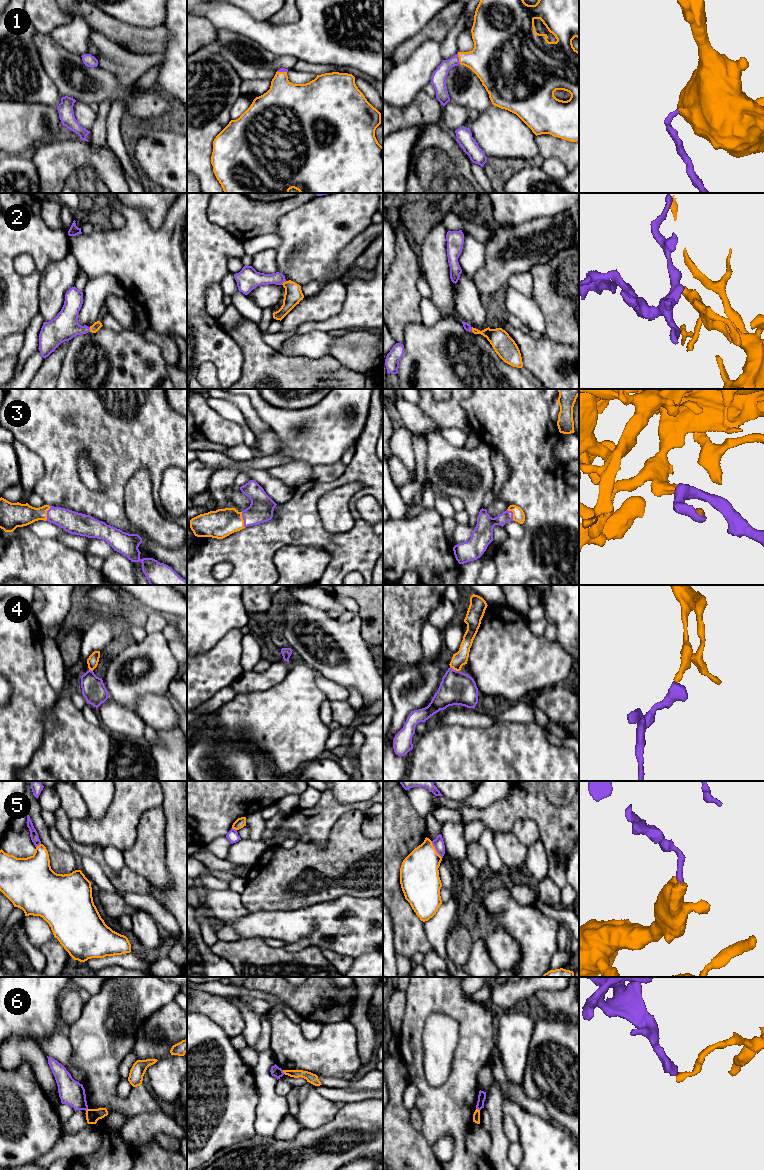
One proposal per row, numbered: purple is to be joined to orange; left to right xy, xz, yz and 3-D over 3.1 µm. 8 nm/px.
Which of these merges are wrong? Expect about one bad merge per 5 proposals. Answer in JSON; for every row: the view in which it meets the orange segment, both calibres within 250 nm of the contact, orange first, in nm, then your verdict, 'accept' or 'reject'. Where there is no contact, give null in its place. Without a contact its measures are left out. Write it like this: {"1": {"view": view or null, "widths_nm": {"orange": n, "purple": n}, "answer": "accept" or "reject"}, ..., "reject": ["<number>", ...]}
{"1": {"view": "yz", "widths_nm": {"orange": 320, "purple": 120}, "answer": "accept"}, "2": {"view": "xy", "widths_nm": {"orange": 70, "purple": 220}, "answer": "accept"}, "3": {"view": "xz", "widths_nm": {"orange": 220, "purple": 190}, "answer": "accept"}, "4": {"view": "yz", "widths_nm": {"orange": 120, "purple": 280}, "answer": "accept"}, "5": {"view": "yz", "widths_nm": {"orange": 320, "purple": 90}, "answer": "reject"}, "6": {"view": "xz", "widths_nm": {"orange": 80, "purple": 90}, "answer": "reject"}, "reject": ["5", "6"]}

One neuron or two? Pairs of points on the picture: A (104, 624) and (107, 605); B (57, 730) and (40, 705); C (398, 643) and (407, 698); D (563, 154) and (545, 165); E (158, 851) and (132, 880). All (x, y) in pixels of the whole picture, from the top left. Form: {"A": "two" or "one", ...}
{"A": "two", "B": "two", "C": "two", "D": "two", "E": "two"}

